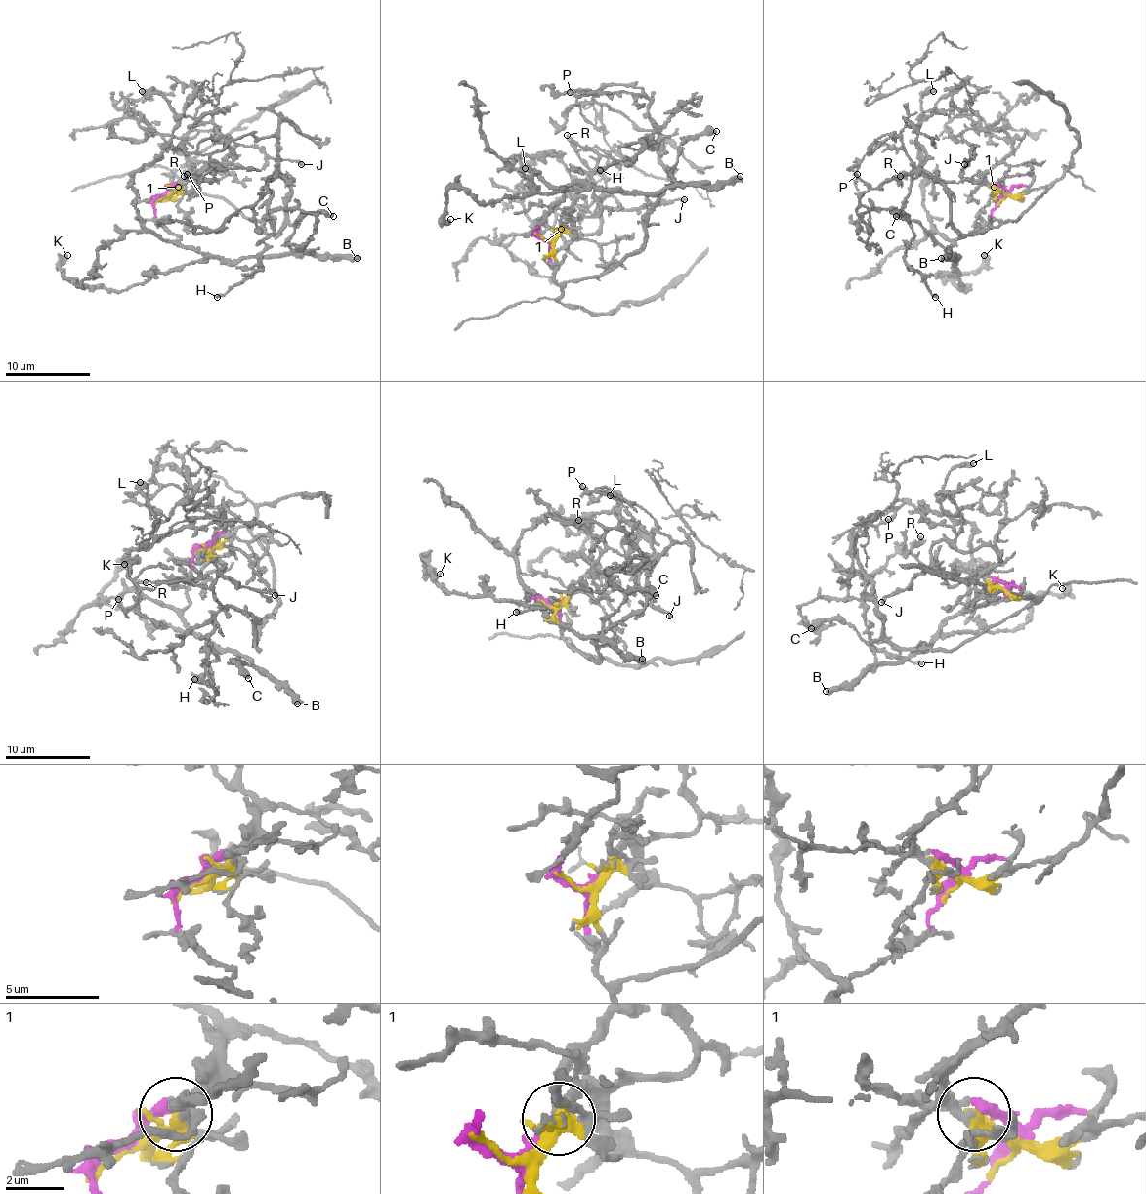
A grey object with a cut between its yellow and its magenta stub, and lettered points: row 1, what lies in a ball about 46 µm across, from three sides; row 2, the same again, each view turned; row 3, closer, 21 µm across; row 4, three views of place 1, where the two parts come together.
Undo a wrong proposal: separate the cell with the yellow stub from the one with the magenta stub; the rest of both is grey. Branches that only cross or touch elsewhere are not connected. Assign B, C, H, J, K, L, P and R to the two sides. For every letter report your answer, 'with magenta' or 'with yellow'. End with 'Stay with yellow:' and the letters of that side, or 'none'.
B: with magenta
C: with magenta
H: with yellow
J: with yellow
K: with magenta
L: with magenta
P: with yellow
R: with yellow
Stay with yellow: H, J, P, R

